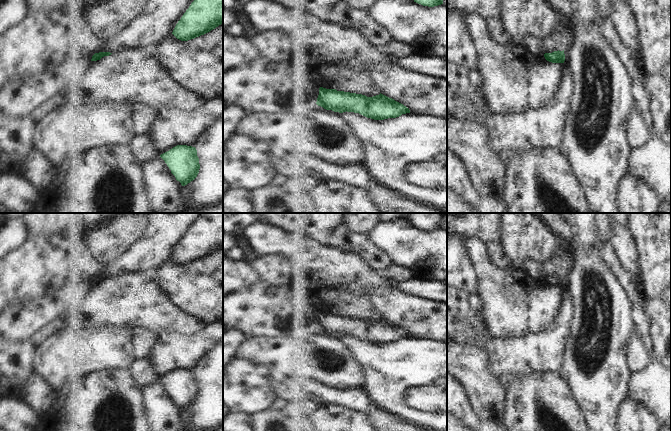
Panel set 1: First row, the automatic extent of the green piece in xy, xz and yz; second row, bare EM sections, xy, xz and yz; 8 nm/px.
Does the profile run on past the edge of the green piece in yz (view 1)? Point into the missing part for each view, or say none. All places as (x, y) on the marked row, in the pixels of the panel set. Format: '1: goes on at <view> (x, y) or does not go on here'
1: does not go on here

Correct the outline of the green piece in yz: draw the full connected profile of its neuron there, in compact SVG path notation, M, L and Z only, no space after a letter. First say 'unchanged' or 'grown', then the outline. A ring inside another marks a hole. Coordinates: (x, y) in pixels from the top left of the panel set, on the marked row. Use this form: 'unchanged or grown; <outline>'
unchanged; M554 51L552 53L545 53L544 57L547 61L552 63L564 63L565 61L565 54L563 51Z

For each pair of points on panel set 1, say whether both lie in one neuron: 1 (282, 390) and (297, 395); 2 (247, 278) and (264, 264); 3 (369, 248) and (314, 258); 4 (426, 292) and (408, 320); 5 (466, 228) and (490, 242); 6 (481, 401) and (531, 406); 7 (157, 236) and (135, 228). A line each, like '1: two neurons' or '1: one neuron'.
1: one neuron
2: two neurons
3: two neurons
4: two neurons
5: one neuron
6: two neurons
7: two neurons

